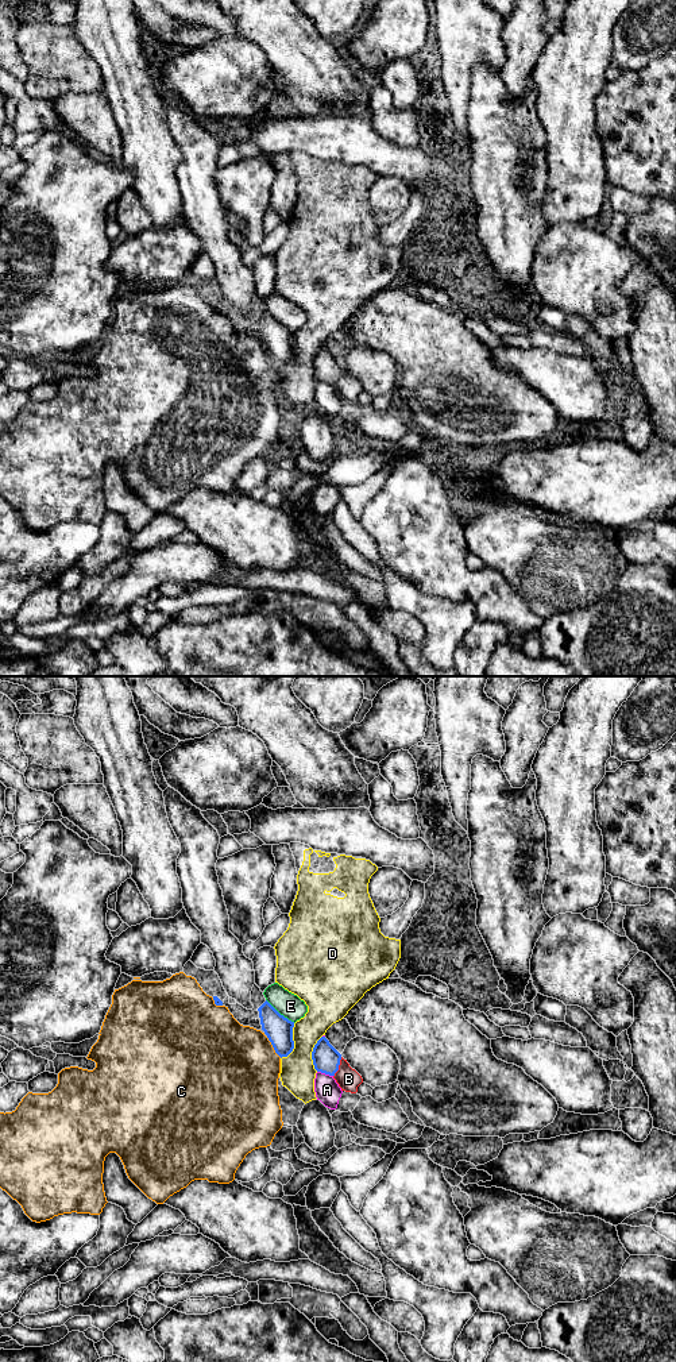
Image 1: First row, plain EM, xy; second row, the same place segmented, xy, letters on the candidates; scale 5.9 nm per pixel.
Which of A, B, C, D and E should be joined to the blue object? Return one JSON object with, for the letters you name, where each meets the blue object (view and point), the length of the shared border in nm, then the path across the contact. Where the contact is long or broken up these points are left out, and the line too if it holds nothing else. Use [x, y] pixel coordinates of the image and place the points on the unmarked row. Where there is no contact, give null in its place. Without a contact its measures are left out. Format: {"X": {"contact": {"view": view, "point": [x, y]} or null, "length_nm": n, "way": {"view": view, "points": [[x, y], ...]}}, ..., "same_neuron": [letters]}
{"B": {"contact": {"view": "xy", "point": [338, 375]}, "length_nm": 130, "way": {"view": "xy", "points": [[325, 367], [338, 375], [348, 388]]}}, "same_neuron": ["B"]}

